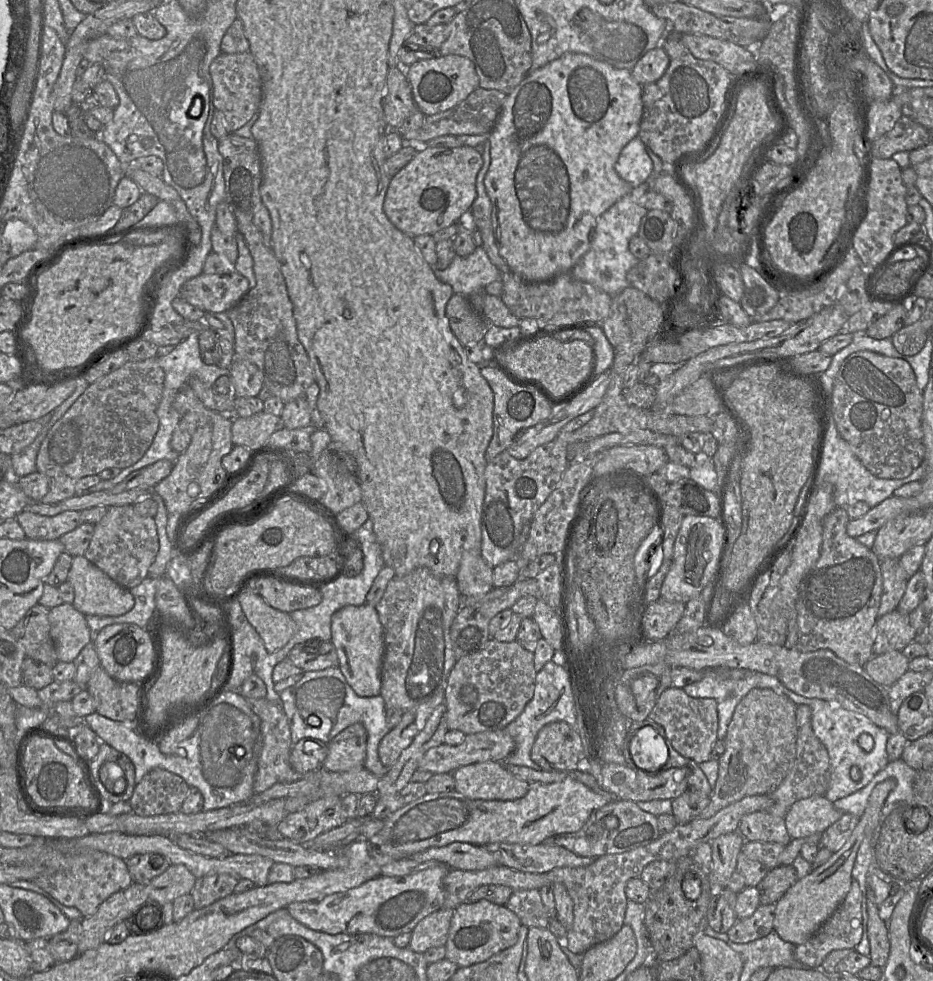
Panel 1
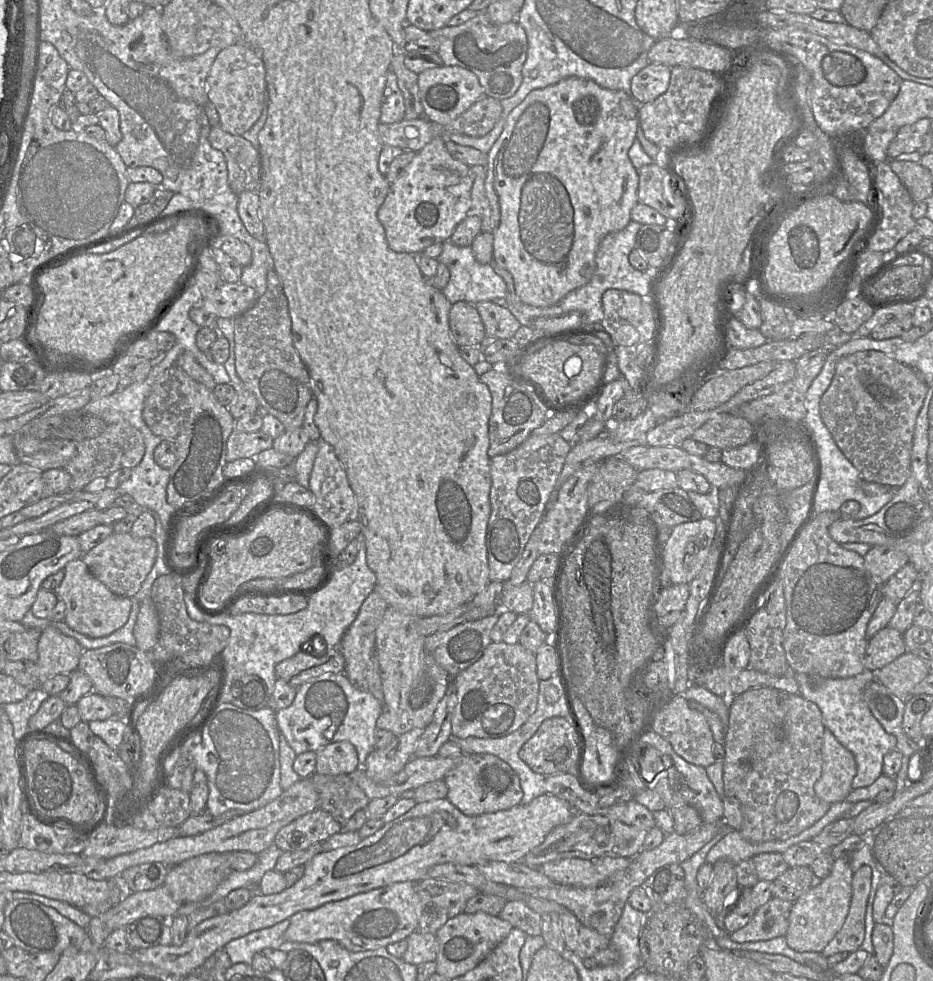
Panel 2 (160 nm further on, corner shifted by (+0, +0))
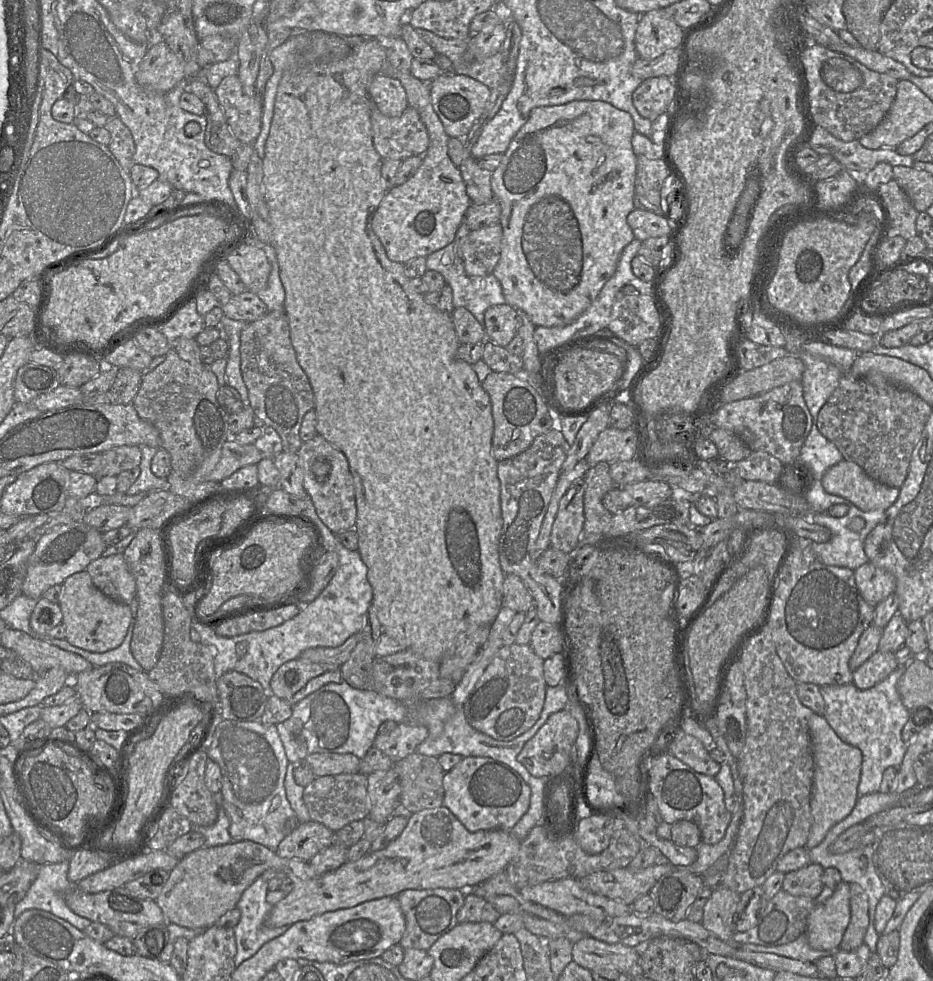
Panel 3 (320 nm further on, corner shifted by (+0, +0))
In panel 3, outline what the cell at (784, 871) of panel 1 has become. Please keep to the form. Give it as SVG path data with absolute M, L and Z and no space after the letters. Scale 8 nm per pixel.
M810 863L798 870L785 874L782 890L793 896L805 896L815 899L823 890L824 868L817 863Z

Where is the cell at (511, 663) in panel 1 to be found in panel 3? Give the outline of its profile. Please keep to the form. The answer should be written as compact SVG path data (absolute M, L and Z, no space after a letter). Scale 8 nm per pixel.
M529 644L502 646L463 705L468 723L500 741L512 740L528 731L539 719L544 705L547 685L543 663Z

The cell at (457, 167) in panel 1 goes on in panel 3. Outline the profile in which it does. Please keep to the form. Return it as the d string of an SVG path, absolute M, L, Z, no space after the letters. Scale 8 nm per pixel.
M387 63L379 74L398 79L405 88L409 106L415 108L425 124L430 143L415 174L401 185L387 191L375 213L371 226L388 258L395 262L409 260L442 249L451 243L471 204L459 167L448 155L449 136L431 103L430 85Z

